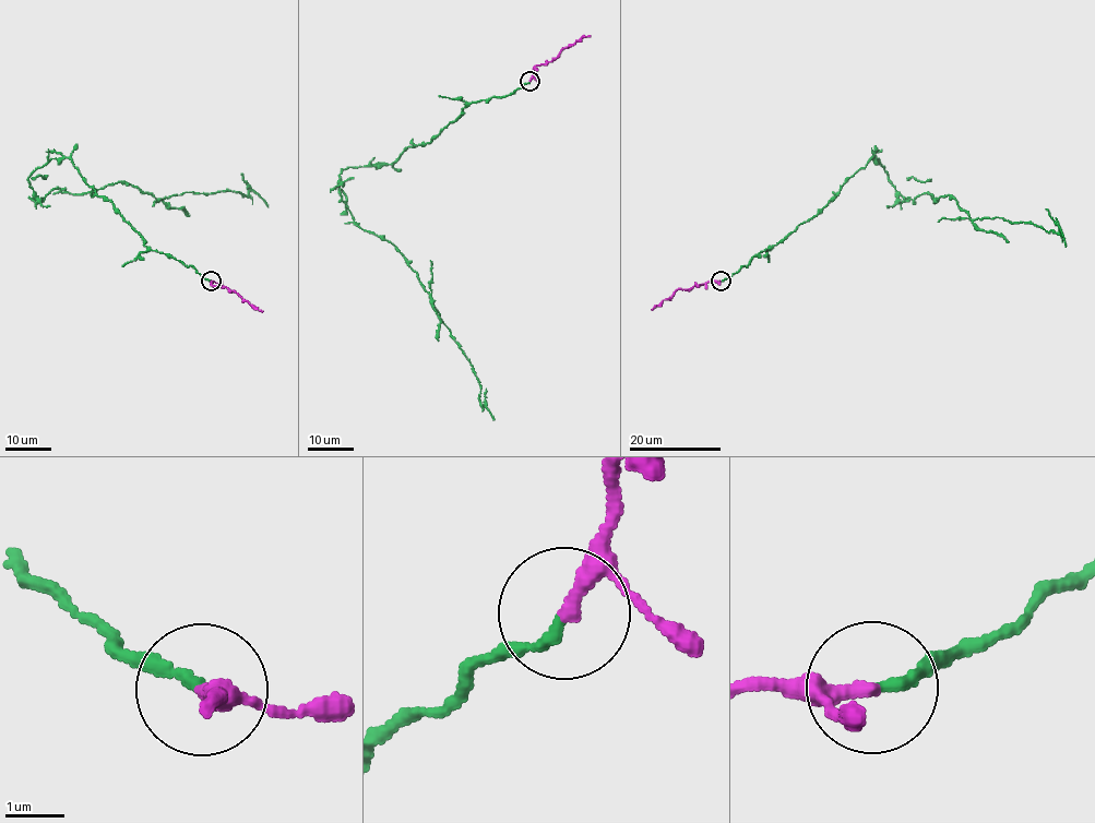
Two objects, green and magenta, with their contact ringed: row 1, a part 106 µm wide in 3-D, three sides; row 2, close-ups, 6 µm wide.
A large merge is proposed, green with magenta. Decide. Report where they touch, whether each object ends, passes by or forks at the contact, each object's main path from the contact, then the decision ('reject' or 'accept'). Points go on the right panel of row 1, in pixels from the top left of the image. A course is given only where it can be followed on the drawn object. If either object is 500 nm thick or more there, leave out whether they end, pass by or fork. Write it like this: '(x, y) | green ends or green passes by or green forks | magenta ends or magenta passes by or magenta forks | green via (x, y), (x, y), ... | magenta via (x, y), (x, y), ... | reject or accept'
(721, 281) | green ends | magenta passes by | green via (721, 281), (808, 222), (879, 158), (905, 200), (953, 197), (972, 219), (1060, 228), (1066, 247) | magenta via (721, 281), (678, 289), (651, 309) | reject

